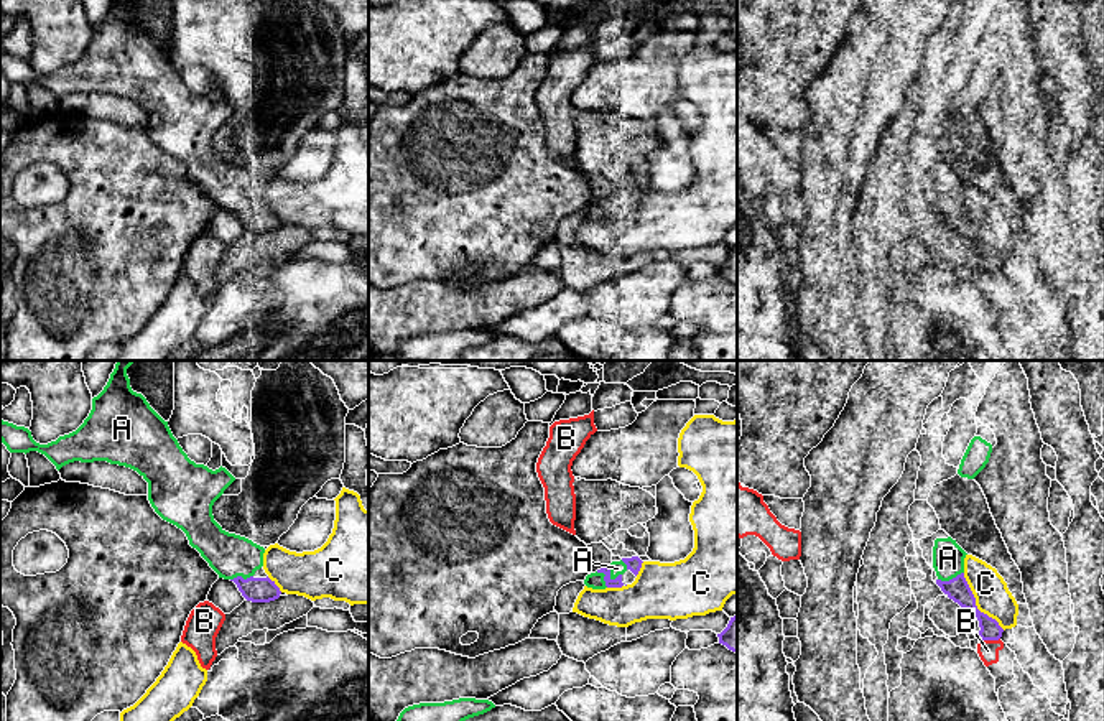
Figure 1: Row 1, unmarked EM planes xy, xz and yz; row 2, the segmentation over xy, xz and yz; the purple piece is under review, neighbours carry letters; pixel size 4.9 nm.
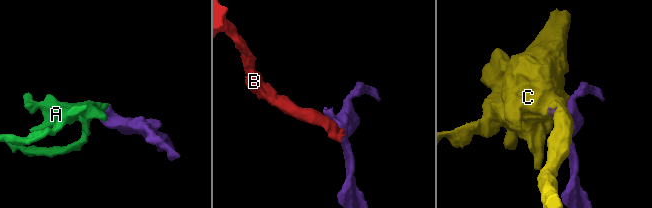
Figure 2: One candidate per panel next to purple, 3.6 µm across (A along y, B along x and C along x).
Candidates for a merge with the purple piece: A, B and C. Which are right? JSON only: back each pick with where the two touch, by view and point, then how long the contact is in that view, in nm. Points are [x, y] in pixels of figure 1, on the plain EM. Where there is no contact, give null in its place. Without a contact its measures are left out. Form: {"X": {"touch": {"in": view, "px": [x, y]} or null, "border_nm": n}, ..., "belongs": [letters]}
{"A": {"touch": {"in": "yz", "px": [950, 211]}, "border_nm": 130}, "belongs": ["A"]}

